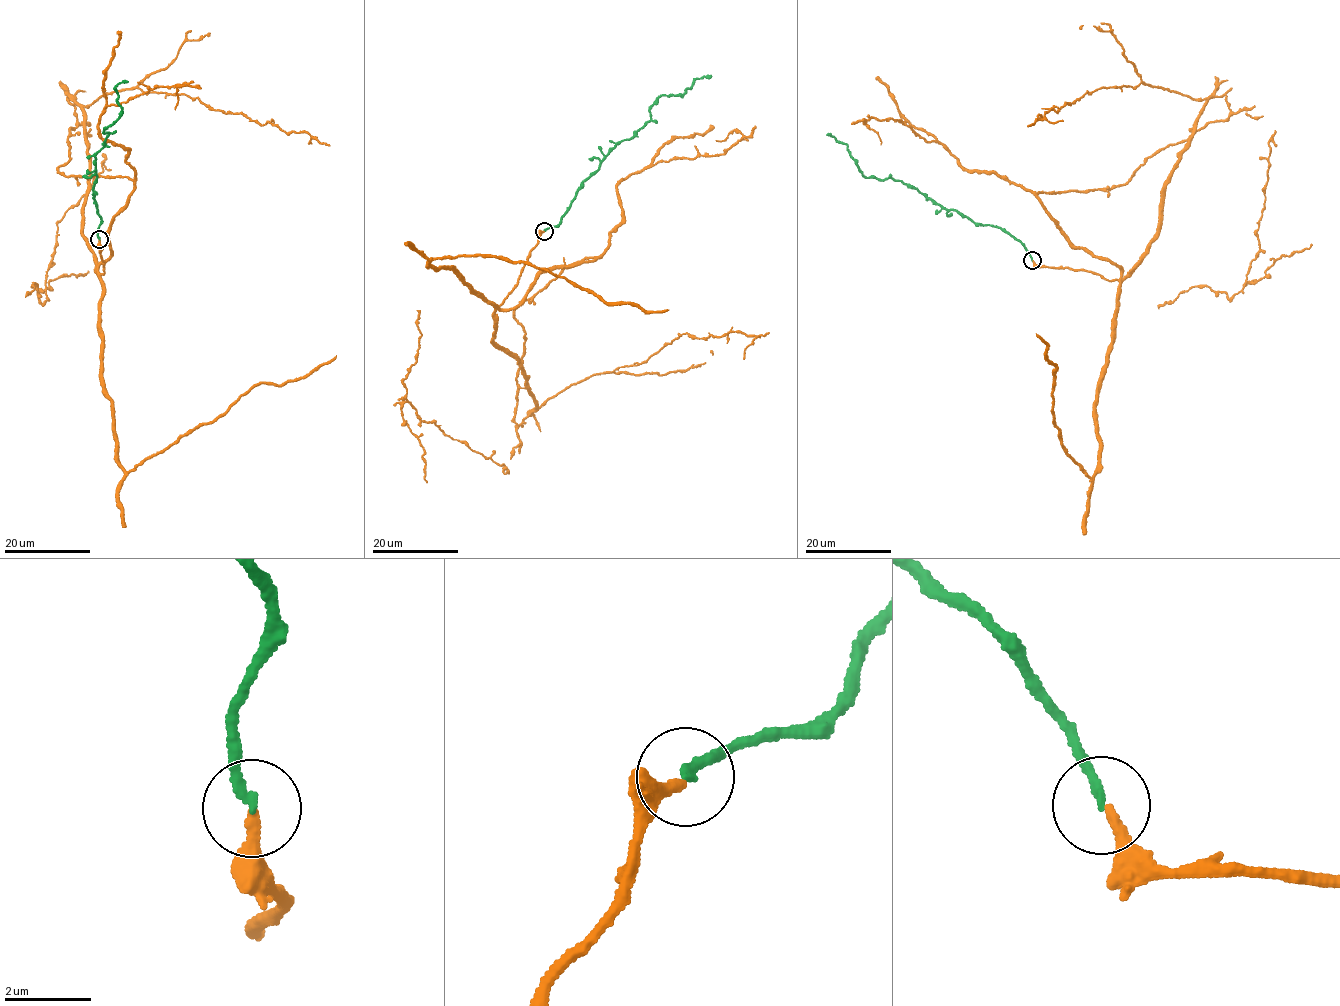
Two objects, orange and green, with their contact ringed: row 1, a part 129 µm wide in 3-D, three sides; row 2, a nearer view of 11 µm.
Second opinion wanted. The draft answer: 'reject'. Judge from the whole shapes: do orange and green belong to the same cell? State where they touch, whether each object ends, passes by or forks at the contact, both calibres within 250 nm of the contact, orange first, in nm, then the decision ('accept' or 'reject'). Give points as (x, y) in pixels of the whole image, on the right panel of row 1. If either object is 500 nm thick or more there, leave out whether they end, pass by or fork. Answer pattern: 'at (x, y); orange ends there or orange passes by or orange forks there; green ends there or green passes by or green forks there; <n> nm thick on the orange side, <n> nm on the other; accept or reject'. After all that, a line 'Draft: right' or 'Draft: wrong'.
at (1032, 260); orange ends there; green ends there; 240 nm thick on the orange side, 190 nm on the other; accept
Draft: wrong

